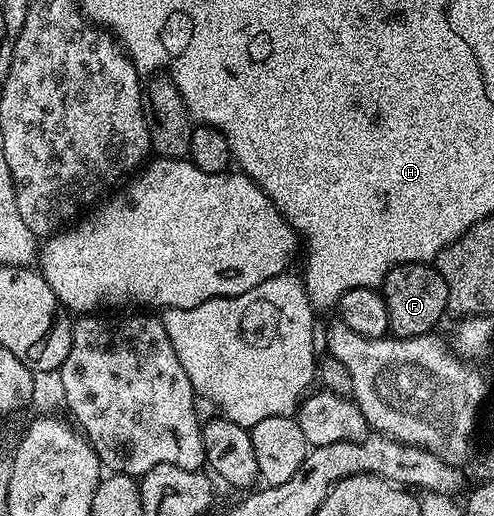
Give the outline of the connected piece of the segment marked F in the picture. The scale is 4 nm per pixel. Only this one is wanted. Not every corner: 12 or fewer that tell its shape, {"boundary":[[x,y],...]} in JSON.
{"boundary":[[430,263],[398,264],[381,285],[390,335],[436,331],[451,299]]}

